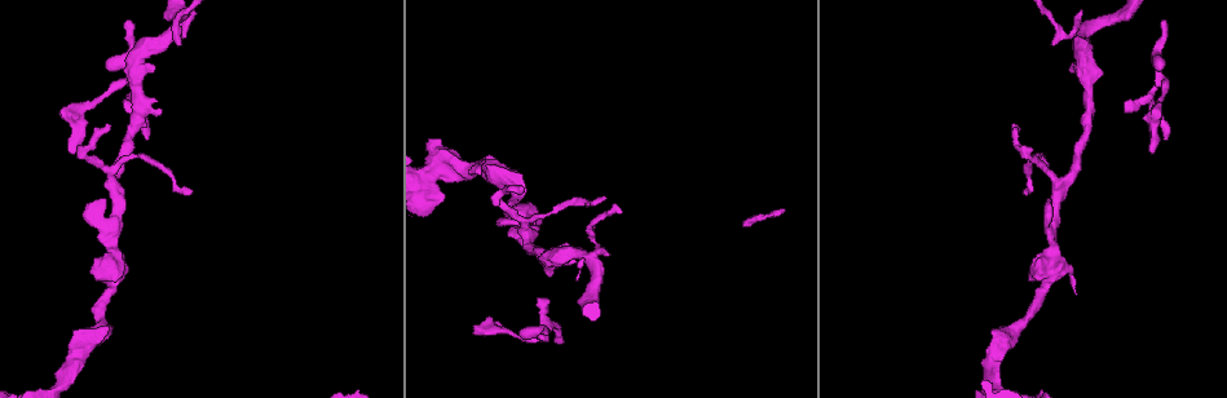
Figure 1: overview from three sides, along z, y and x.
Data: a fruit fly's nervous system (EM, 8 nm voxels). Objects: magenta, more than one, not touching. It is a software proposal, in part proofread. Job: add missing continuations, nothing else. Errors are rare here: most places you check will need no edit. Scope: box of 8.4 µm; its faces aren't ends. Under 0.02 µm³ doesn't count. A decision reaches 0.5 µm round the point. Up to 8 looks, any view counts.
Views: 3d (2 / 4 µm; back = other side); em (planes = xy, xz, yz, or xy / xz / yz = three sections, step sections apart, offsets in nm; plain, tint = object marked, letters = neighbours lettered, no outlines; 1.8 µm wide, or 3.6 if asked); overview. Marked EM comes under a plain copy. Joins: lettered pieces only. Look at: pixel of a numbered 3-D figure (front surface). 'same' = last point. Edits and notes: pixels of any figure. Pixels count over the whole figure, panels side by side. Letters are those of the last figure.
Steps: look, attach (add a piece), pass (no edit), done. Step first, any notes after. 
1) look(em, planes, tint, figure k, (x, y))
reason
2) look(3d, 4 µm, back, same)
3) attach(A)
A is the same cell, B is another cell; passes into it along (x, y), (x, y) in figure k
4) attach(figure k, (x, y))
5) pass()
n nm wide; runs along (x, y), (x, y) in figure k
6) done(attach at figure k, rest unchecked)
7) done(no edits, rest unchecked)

look(em, planes, letters, figure 1, (125, 20))
free end

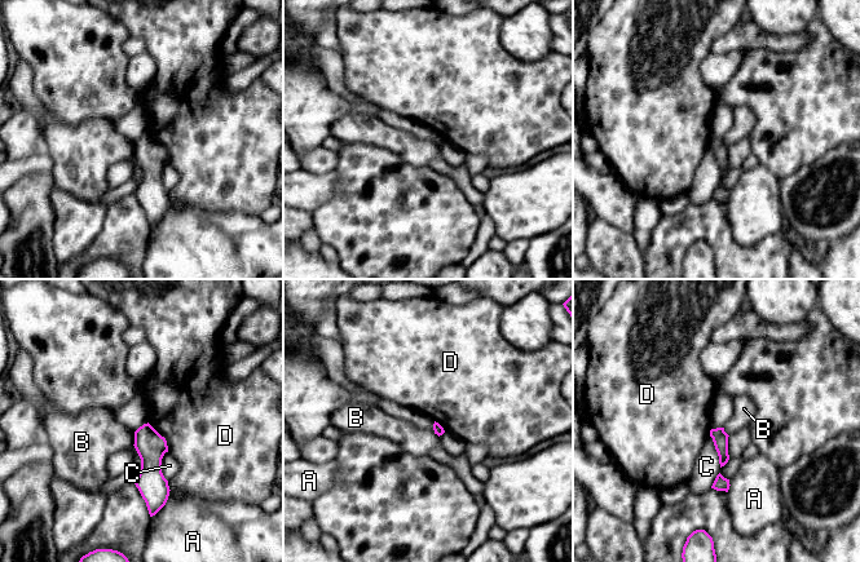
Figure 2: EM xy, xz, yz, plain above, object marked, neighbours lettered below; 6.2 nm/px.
pass()
A, B, C and D are other cells; border along (135, 432), (135, 442), (132, 445) in figure 2; no lettered piece goes on from it

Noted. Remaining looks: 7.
look(em, planes, letters, figure 1, (1148, 149))
free end

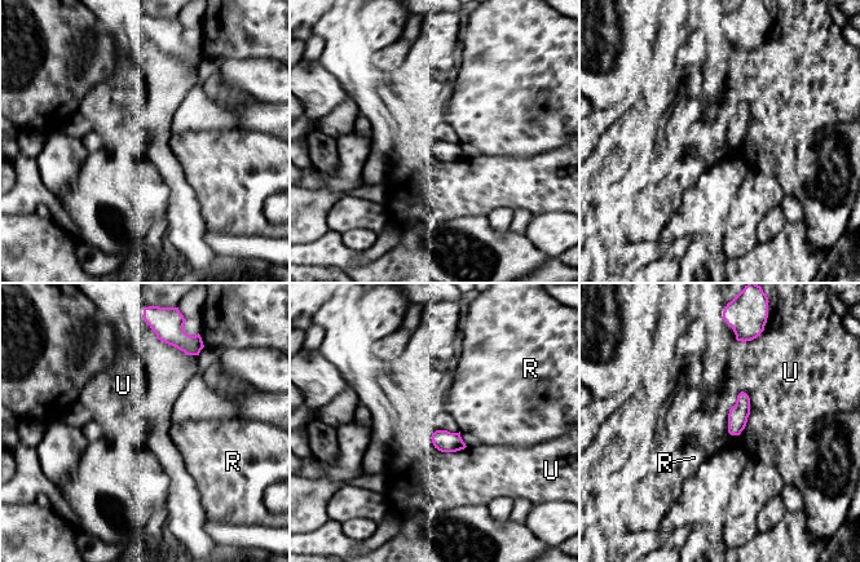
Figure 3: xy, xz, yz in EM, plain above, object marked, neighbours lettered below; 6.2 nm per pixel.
pass()
U touches over 240 nm; R and U are other cells; border along (741, 390), (749, 398), (742, 429) in figure 3; none of them fits

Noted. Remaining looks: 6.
look(3d, 4 µm, back, figure 1, (521, 188))
free end

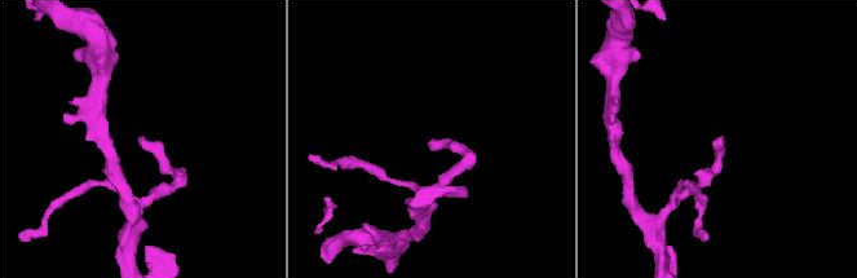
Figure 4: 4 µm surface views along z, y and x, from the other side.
look(em, planes, letters, figure 4, (430, 142))
need the tissue

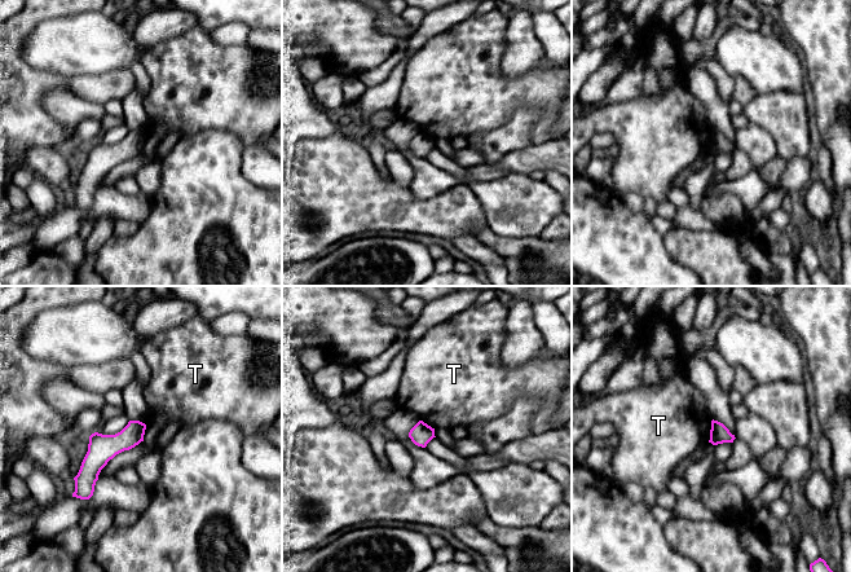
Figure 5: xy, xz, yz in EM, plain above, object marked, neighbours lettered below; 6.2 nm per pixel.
pass()
120 nm wide; T is another cell; runs along (141, 426), (114, 444), (78, 480) in figure 5; none of them fits

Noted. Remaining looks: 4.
done(no edits, rest unchecked)

